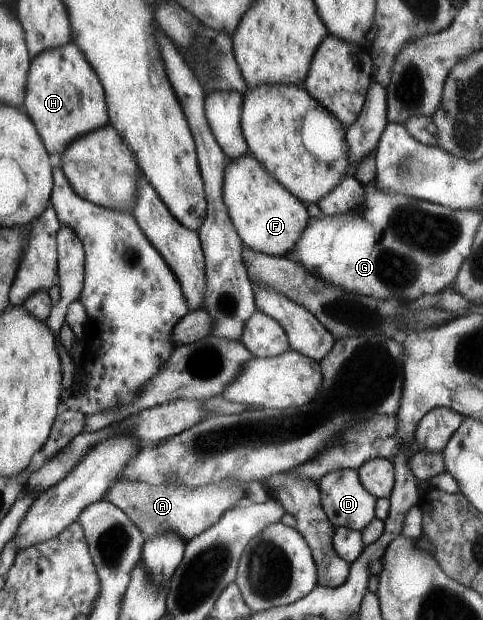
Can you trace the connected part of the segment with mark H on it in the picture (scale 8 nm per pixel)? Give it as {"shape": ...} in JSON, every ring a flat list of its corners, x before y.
{"shape":[[75,43,53,46,31,59,22,105,53,159,64,151,73,138,109,123,105,89,95,69]]}

